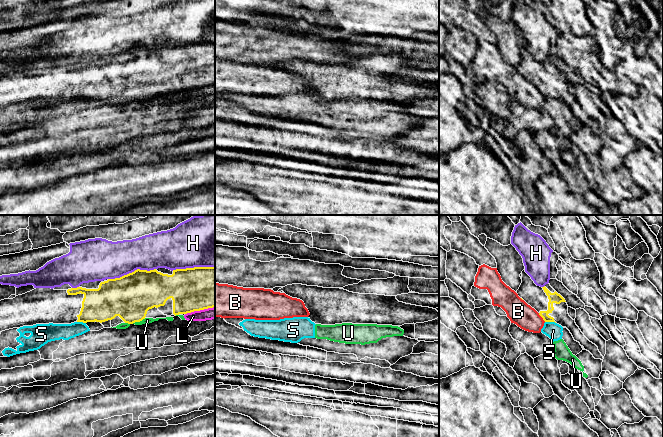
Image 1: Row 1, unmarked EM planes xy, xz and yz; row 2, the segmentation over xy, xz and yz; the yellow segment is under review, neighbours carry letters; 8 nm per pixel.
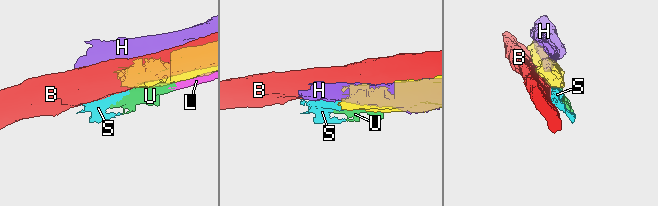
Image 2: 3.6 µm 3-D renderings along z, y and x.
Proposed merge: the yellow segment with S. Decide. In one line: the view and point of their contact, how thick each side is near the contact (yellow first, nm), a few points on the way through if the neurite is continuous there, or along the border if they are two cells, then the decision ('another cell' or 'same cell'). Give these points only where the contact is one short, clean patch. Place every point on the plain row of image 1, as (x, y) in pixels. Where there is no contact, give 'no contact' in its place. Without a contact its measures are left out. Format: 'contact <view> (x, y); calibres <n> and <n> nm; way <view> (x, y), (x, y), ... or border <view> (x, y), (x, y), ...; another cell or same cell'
contact yz (550, 97); calibres 80 and 130 nm; border yz (545, 97), (553, 97), (555, 99); another cell

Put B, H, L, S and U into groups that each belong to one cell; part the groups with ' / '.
B / H / L S U

